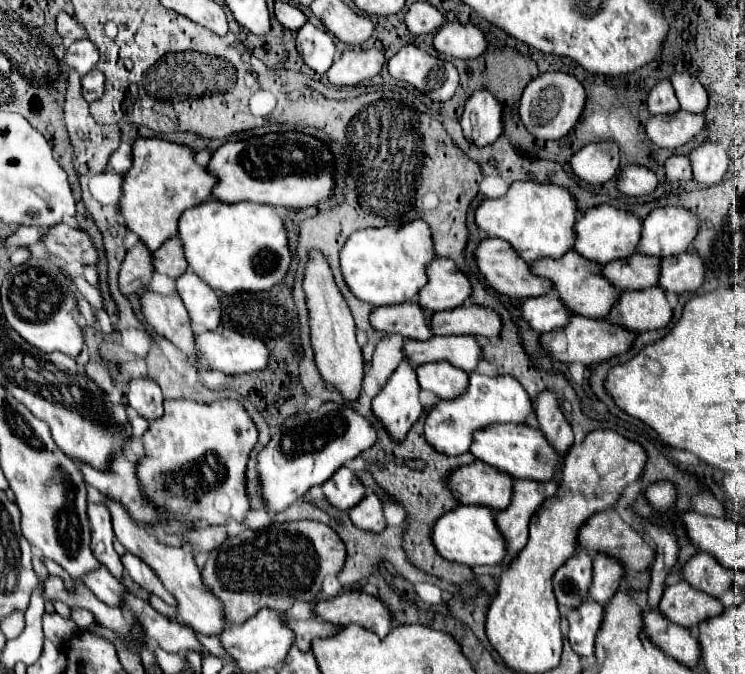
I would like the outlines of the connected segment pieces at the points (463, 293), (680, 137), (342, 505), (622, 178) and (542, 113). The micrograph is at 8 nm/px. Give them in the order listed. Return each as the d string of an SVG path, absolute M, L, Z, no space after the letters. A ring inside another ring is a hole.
M439 257L429 265L429 283L421 289L417 301L429 313L455 309L471 299L473 285L467 273L463 273L457 263L449 257Z
M679 109L671 115L655 115L647 121L645 129L649 139L663 149L675 149L685 145L691 137L695 137L705 125L705 117L701 113L687 113Z
M341 467L331 479L323 483L323 493L335 509L349 511L363 499L365 487L349 467Z
M627 165L617 179L619 191L625 195L647 195L657 187L657 175L645 165Z
M547 71L531 79L529 85L525 87L519 105L519 115L523 125L537 139L561 139L575 127L575 123L583 115L585 101L587 101L587 93L573 75L563 71Z

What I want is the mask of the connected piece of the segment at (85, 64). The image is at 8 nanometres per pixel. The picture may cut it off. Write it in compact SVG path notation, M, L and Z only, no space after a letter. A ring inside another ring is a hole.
M81 39L73 45L69 45L67 49L67 55L65 55L65 61L69 67L77 69L81 75L89 73L95 69L97 61L99 61L99 51L97 51L97 45L89 39Z

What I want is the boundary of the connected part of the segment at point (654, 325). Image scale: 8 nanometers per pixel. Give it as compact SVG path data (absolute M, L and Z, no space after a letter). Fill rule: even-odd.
M659 285L639 291L625 291L619 303L609 313L609 321L637 333L663 329L669 325L671 317L673 309L667 301L667 291Z

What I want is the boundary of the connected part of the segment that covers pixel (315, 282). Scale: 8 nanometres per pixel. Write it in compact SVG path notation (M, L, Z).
M311 251L311 261L307 263L307 269L305 269L303 289L307 295L307 307L309 307L309 317L311 317L311 343L313 343L317 367L323 379L327 383L333 383L335 389L347 401L355 401L361 391L361 381L363 381L363 355L355 339L353 315L343 293L339 291L335 283L331 267L317 251Z

